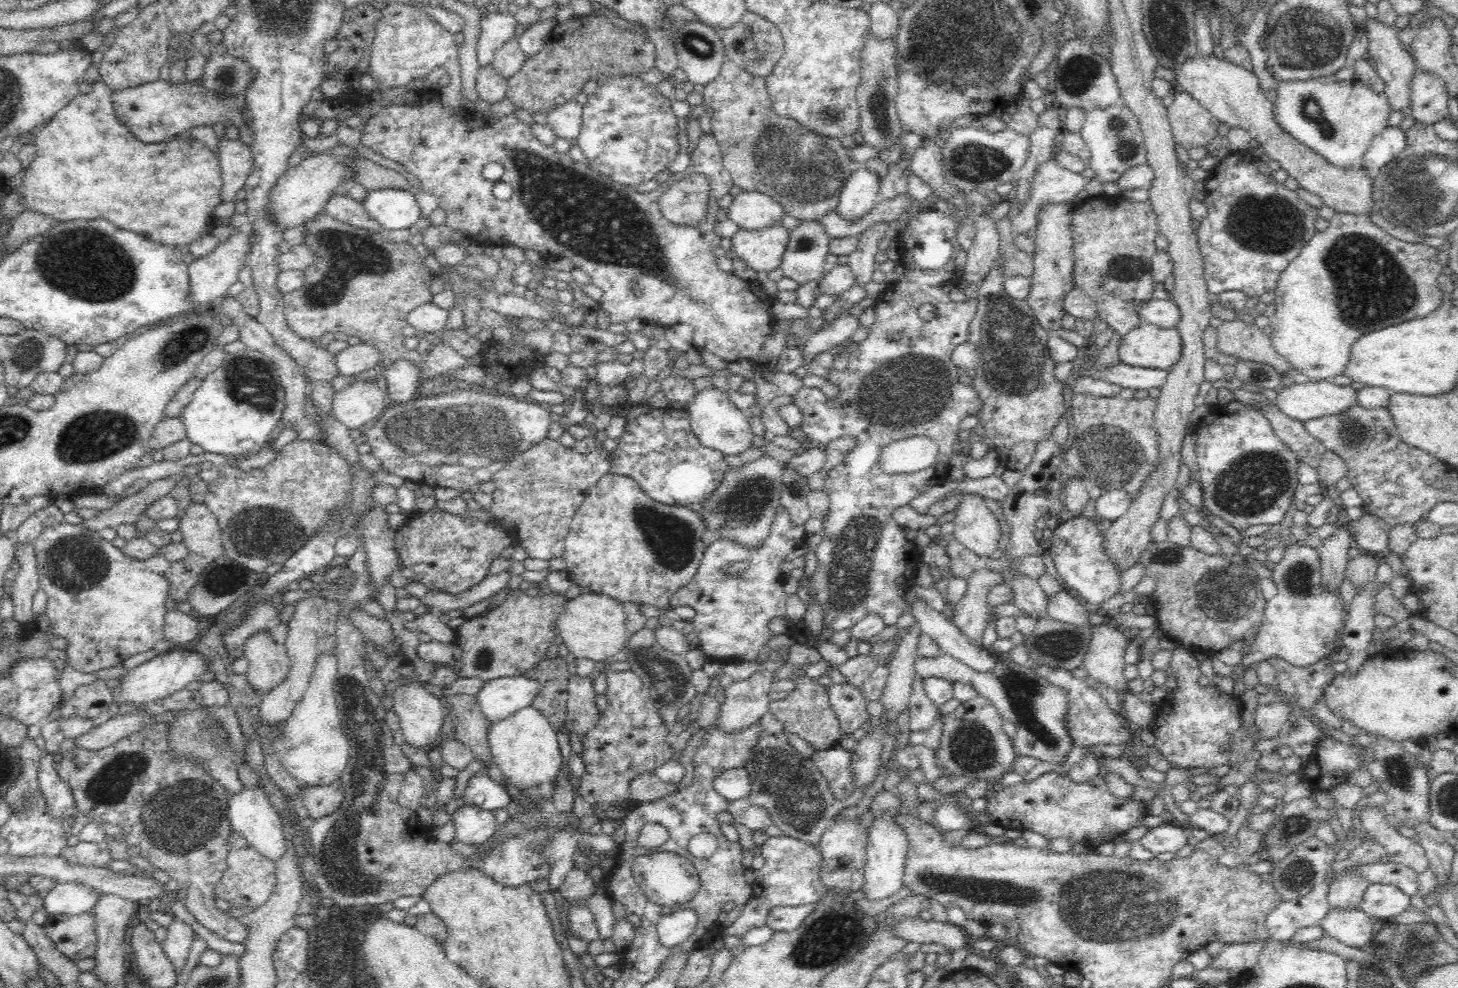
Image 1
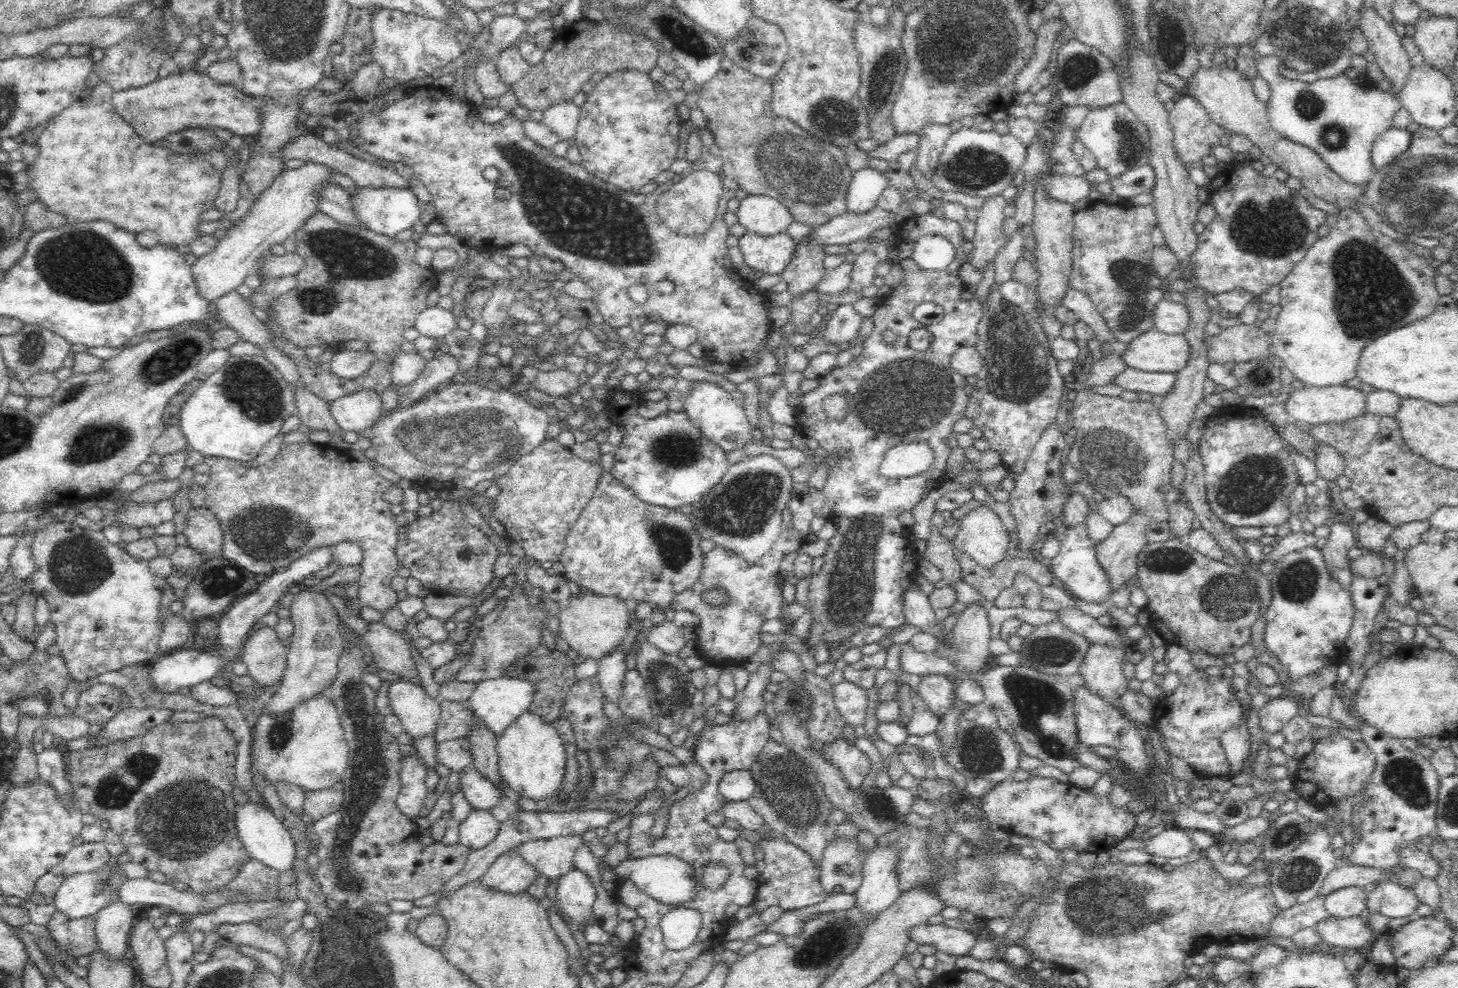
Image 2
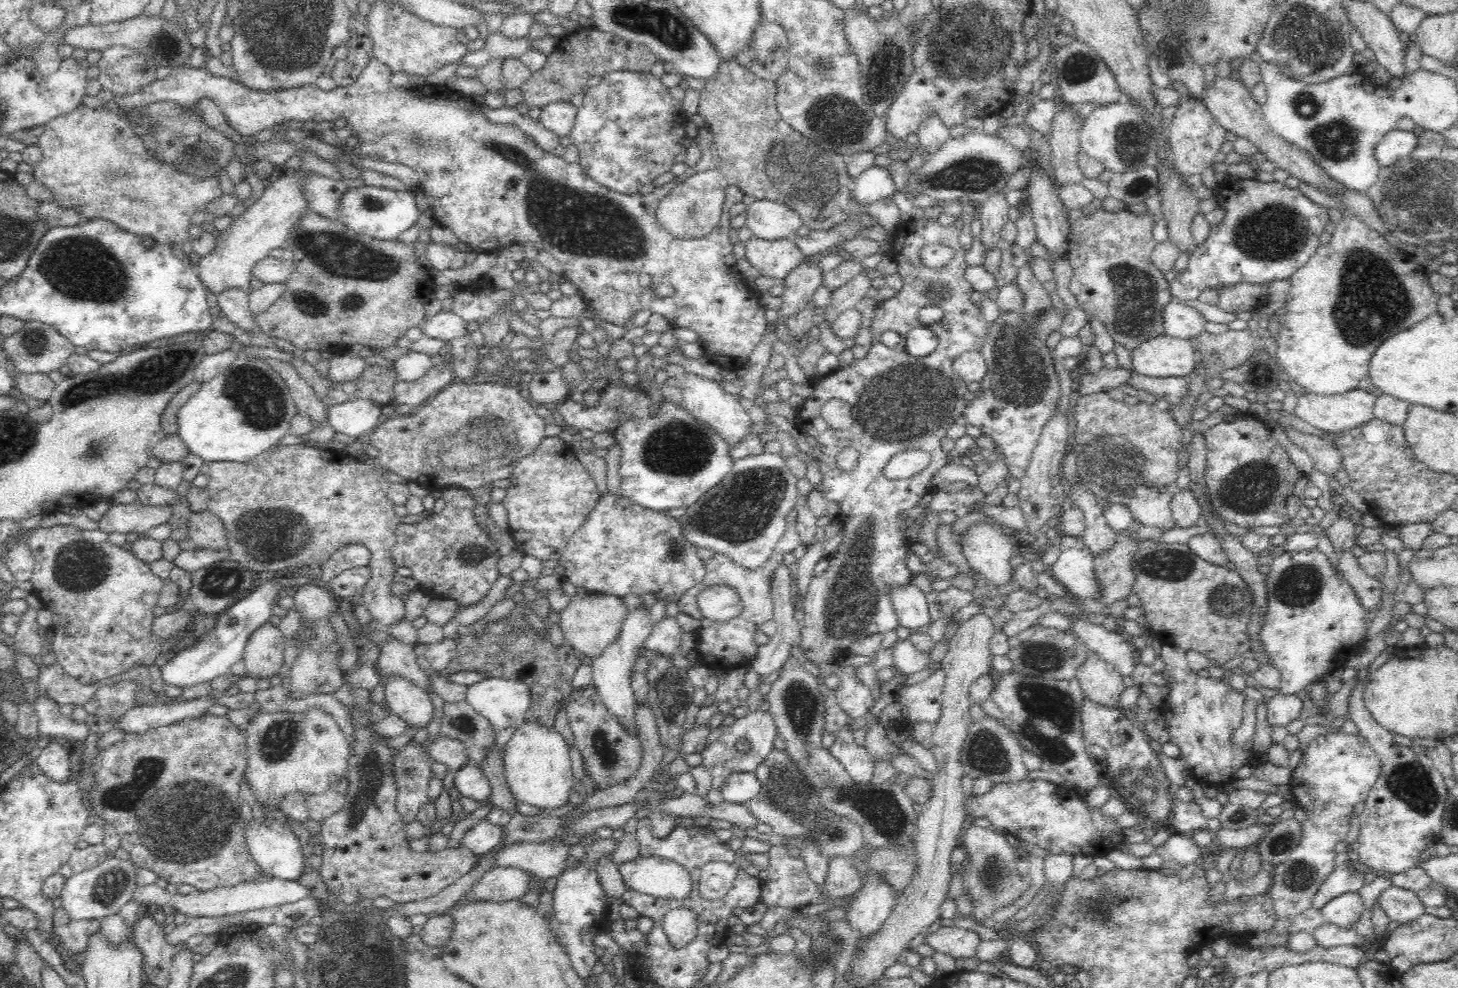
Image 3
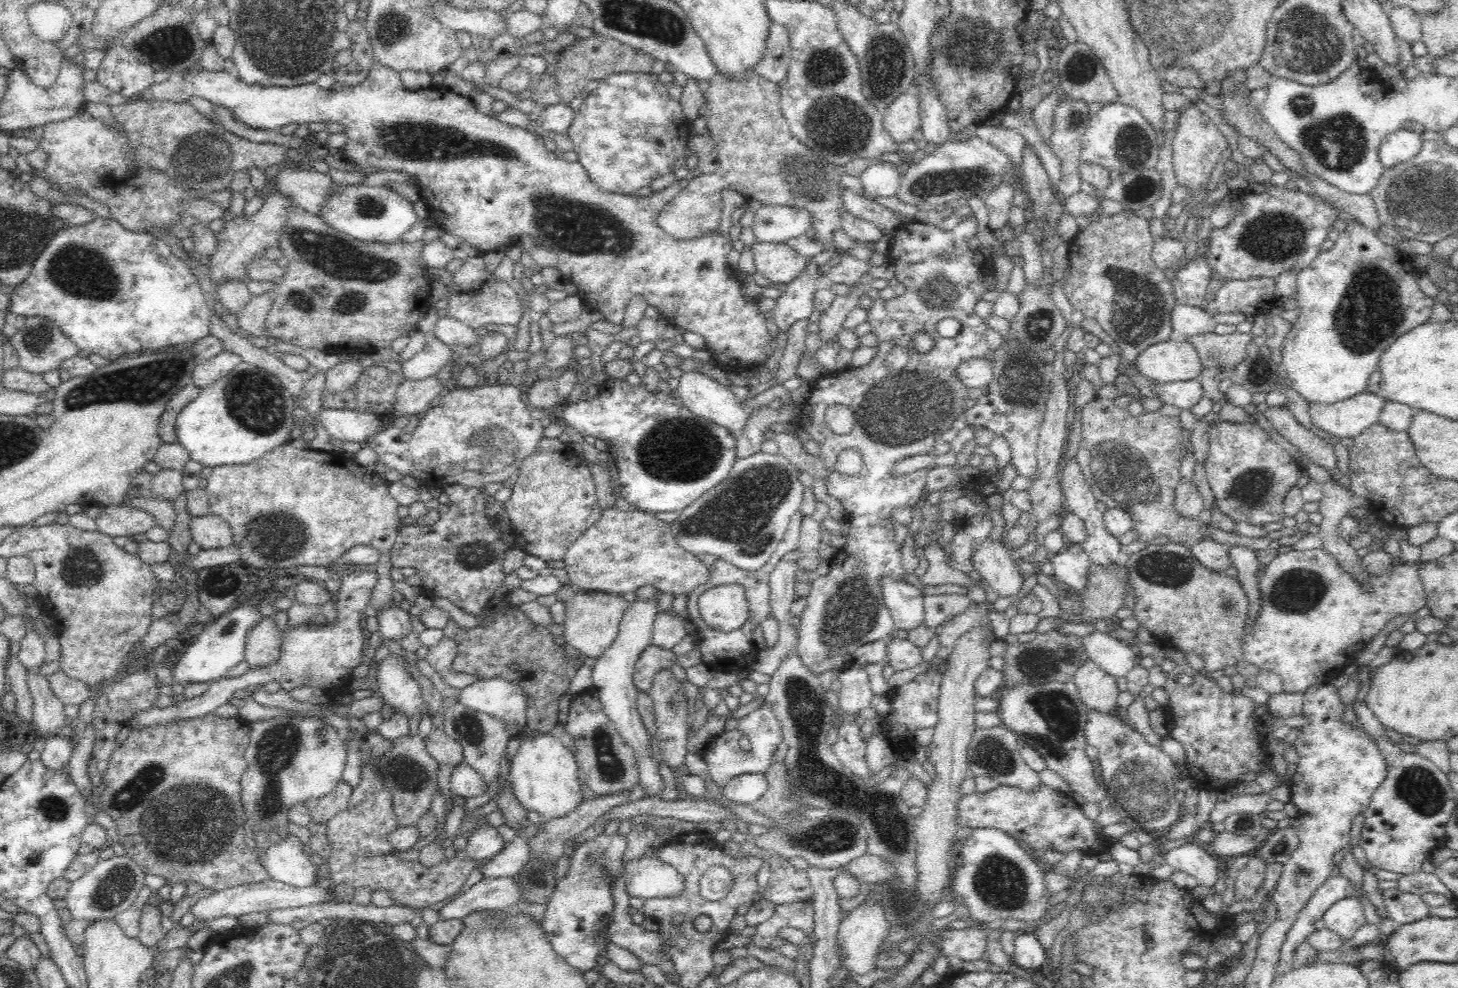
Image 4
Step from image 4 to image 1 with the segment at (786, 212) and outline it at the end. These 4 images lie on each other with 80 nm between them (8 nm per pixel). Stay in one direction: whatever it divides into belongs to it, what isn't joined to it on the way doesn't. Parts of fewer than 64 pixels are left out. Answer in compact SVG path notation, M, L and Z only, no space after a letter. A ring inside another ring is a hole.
M736 191L729 206L729 218L740 228L754 231L782 225L785 215L784 207L760 192Z

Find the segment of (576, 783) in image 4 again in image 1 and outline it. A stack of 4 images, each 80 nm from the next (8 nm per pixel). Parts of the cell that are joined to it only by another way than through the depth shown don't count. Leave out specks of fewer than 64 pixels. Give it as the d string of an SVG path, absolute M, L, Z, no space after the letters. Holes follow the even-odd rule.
M527 706L496 724L489 725L487 739L493 762L500 768L507 782L524 791L540 788L540 784L558 780L563 754L558 745L557 731L542 713Z

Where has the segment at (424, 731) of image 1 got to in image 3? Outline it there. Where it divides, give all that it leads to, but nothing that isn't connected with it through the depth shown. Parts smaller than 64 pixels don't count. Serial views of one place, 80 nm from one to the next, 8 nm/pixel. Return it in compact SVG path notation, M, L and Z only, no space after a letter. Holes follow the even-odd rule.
M396 673L384 674L384 677L384 696L389 705L388 710L408 724L416 724L419 728L427 725L434 712L431 698L406 677Z

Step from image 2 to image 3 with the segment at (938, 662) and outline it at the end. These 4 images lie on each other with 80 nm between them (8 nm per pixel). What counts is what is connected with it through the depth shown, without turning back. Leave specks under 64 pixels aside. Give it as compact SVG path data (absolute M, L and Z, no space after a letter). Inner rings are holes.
M898 639L890 647L892 651L892 667L896 671L913 675L915 672L930 668L928 653L918 650L909 639Z

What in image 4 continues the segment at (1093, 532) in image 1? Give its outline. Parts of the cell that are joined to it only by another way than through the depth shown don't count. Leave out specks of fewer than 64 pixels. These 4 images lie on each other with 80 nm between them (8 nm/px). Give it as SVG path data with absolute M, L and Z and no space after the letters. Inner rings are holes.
M1069 542L1066 547L1066 552L1054 553L1048 558L1054 569L1052 578L1068 584L1070 593L1081 594L1086 590L1091 560L1080 545Z

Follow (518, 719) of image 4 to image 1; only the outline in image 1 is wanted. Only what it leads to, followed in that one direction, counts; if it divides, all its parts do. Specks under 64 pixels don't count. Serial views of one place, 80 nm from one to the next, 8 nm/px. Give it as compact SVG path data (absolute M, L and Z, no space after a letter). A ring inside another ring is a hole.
M510 676L486 681L475 694L476 703L489 725L530 706L540 685L523 676Z

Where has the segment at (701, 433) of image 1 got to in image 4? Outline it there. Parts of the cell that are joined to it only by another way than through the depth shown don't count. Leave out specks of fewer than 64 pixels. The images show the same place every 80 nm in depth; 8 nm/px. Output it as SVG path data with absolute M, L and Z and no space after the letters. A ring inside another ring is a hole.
M696 370L683 372L679 380L680 384L676 392L685 408L688 409L689 412L692 412L692 415L703 417L712 423L726 428L731 435L736 436L742 432L742 428L749 418L749 408L739 403L732 393L732 390L722 386L722 384L718 384L718 382L710 376Z

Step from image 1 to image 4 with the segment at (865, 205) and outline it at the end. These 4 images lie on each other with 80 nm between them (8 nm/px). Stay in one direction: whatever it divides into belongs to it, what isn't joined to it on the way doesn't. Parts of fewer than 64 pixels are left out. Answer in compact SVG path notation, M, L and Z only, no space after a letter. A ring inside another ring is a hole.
M880 159L871 161L859 177L861 194L870 200L894 197L903 176L904 173L894 163L882 162Z

